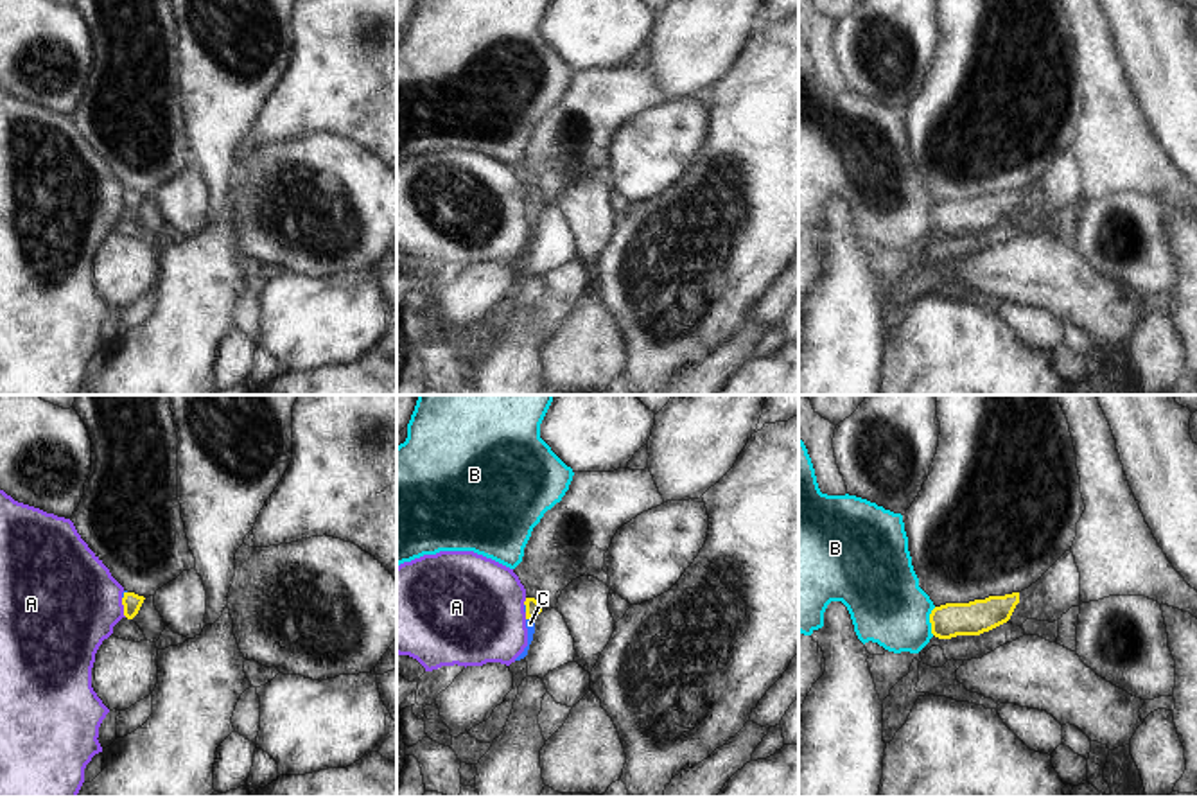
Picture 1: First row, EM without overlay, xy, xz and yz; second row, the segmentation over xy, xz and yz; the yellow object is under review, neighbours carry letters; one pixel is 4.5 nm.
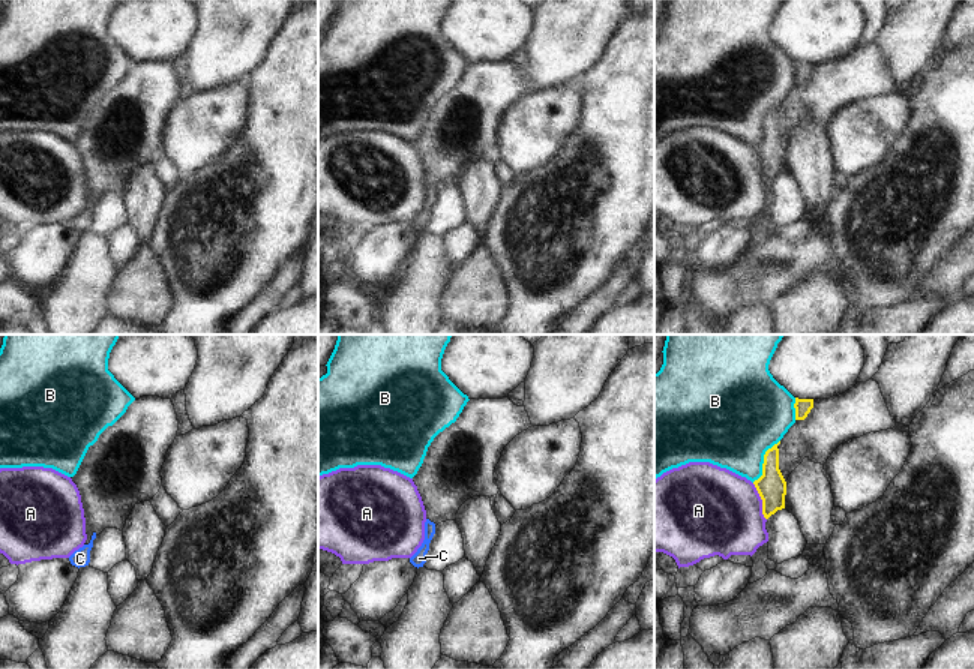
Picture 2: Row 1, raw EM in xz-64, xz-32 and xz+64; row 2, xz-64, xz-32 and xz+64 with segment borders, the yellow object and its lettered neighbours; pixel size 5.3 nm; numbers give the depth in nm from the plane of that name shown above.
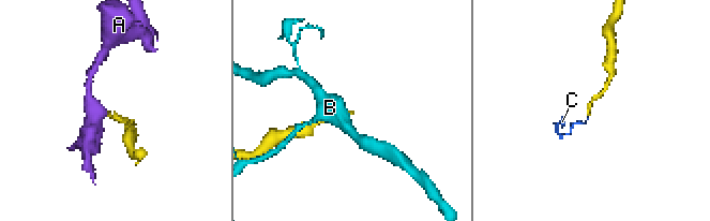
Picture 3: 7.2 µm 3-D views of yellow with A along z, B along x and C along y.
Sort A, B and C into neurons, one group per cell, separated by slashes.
A / B / C

